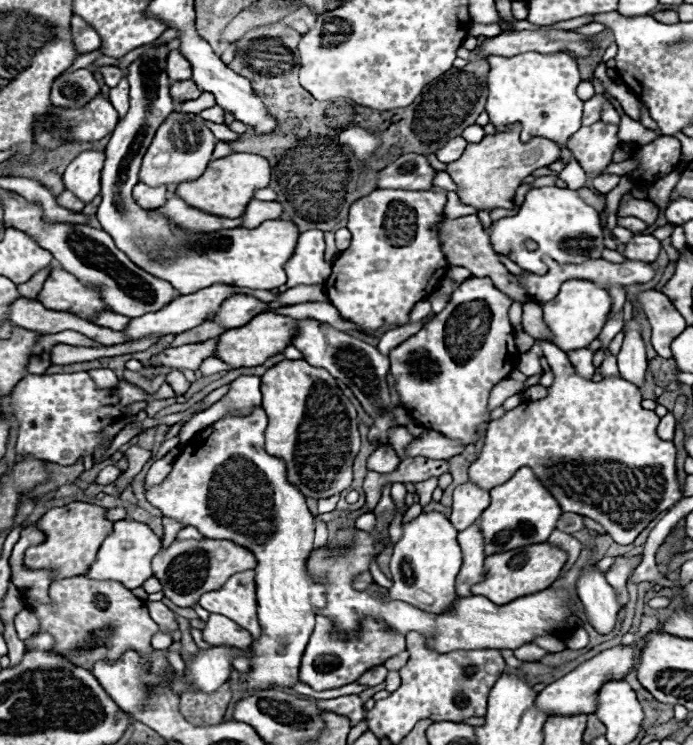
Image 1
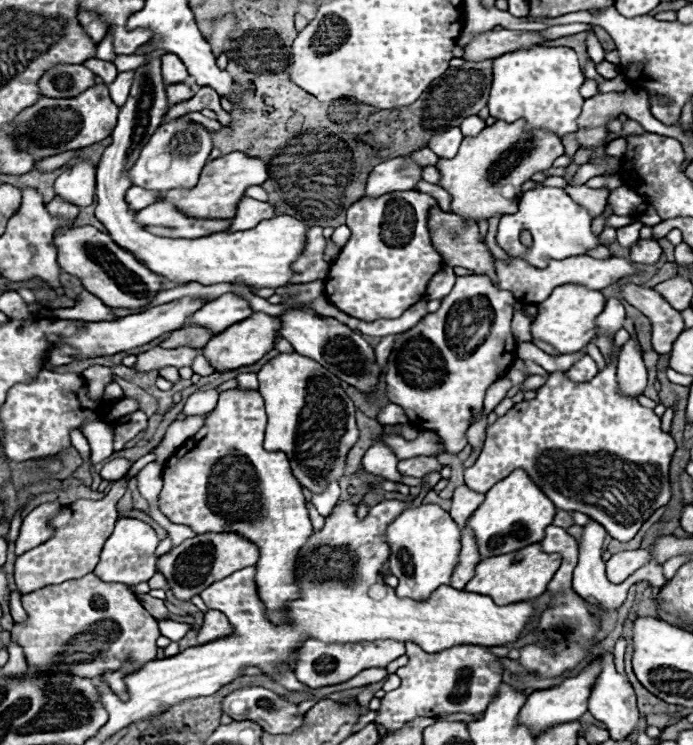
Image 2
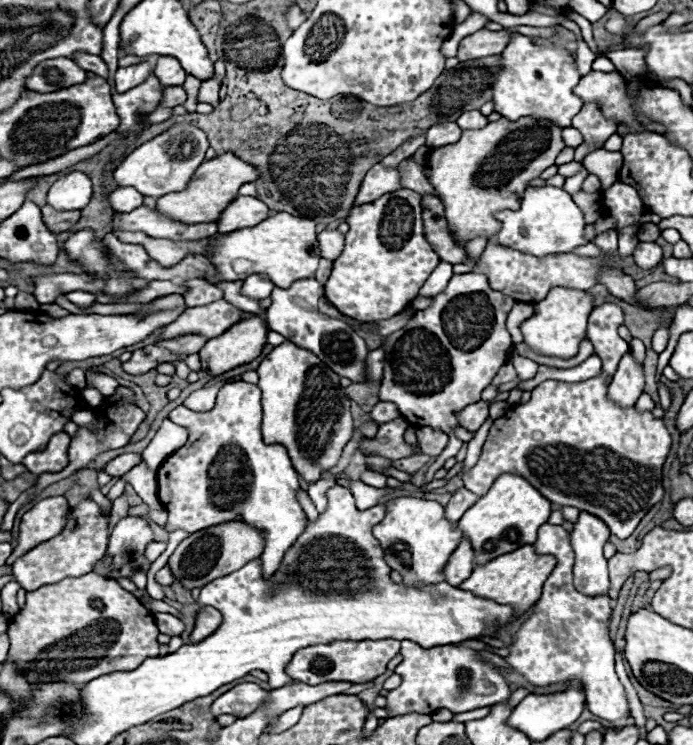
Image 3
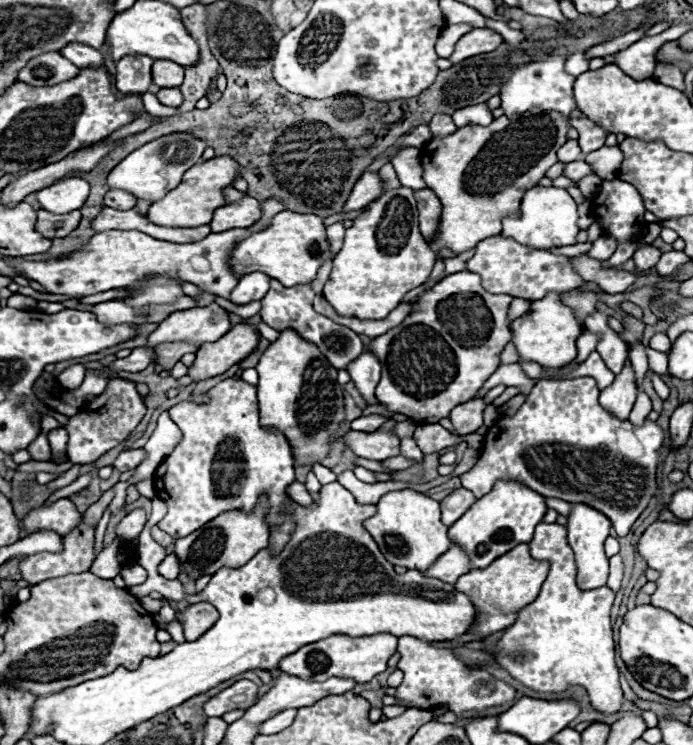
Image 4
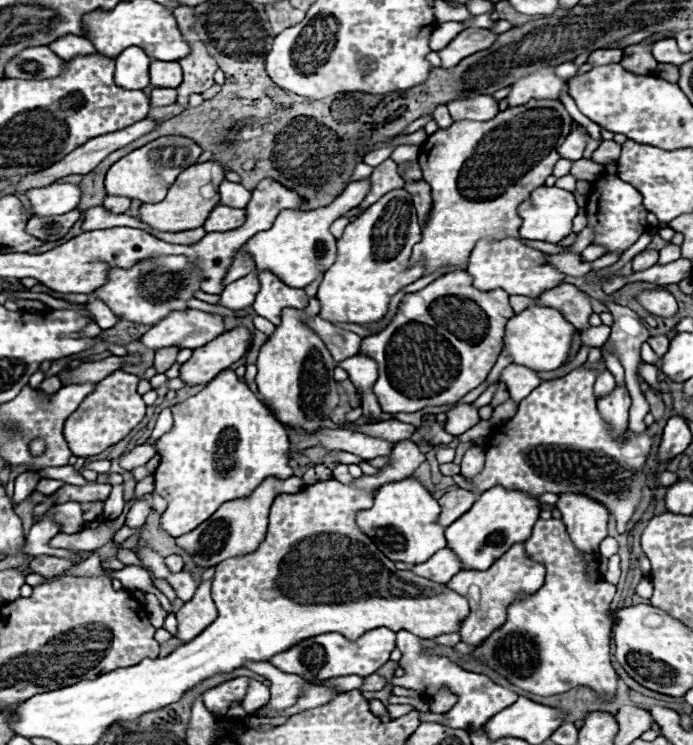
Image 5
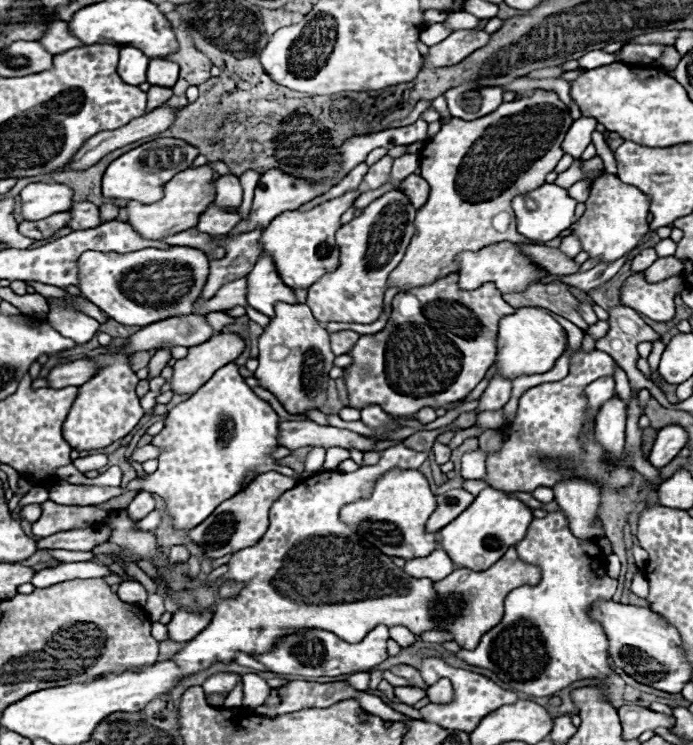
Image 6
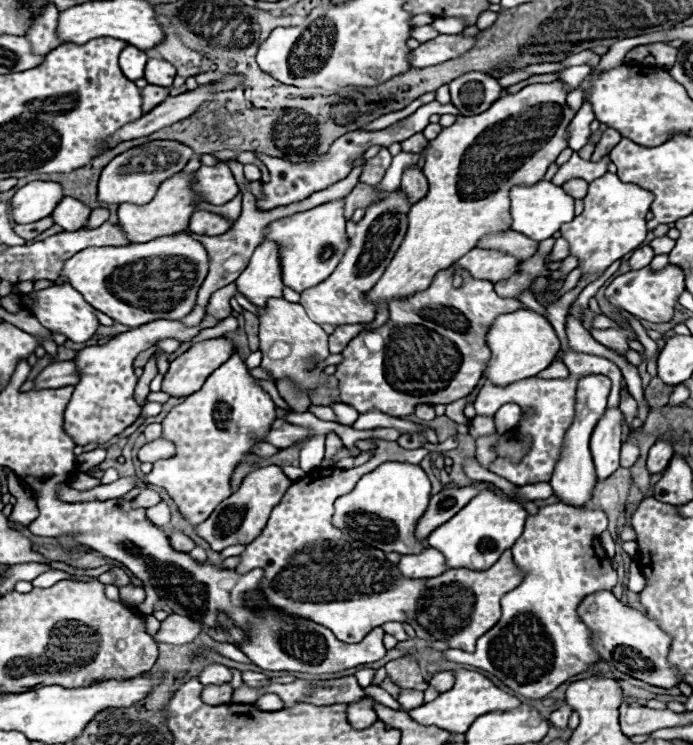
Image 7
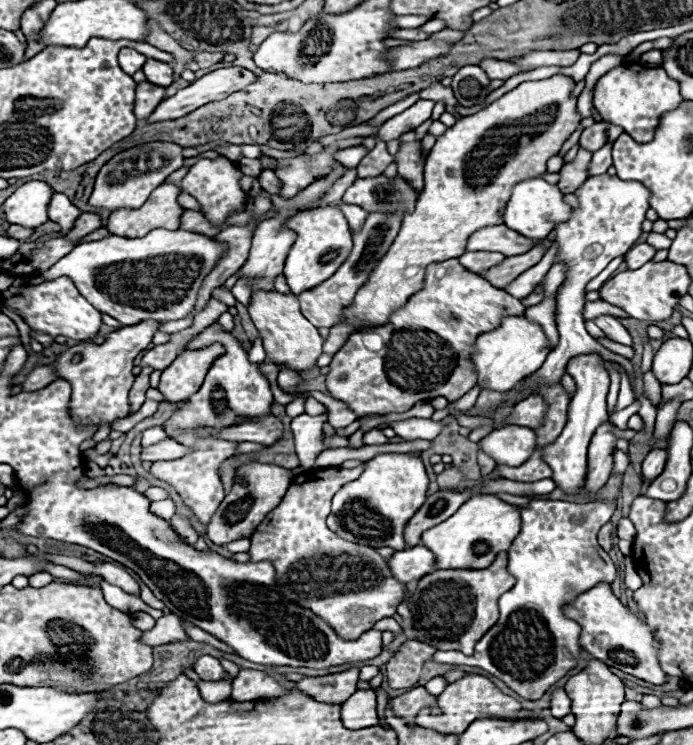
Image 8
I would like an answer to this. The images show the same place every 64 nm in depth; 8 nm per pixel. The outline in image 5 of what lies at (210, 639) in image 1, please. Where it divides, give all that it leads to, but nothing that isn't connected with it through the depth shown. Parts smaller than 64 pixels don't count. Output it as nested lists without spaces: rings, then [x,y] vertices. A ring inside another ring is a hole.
[[[210,580],[200,584],[196,596],[186,602],[180,610],[176,610],[178,618],[178,636],[182,642],[196,638],[204,628],[208,628],[218,616],[218,610],[210,598]]]

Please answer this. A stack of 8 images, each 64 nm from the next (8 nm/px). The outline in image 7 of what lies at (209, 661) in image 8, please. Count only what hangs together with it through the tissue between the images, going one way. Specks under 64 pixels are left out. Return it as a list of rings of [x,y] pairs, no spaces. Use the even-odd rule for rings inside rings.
[[[210,664],[204,668],[204,672],[200,674],[200,682],[204,686],[222,686],[222,684],[230,684],[232,682],[232,670],[220,664]]]

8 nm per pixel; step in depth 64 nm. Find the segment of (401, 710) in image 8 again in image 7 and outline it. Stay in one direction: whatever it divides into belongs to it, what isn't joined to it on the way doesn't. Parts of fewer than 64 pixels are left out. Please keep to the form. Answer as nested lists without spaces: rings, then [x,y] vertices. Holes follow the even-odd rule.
[[[400,688],[400,692],[398,692],[398,702],[404,706],[406,712],[422,706],[422,698],[424,698],[424,692],[422,690],[406,690],[406,688]]]

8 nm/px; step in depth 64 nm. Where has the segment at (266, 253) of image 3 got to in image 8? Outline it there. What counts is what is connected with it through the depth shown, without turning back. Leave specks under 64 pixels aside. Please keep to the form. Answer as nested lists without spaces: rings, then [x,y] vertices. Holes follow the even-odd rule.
[[[336,204],[318,206],[300,212],[294,218],[290,218],[284,224],[284,228],[296,232],[296,240],[288,250],[286,264],[284,264],[284,278],[294,294],[310,290],[322,284],[324,280],[328,280],[344,264],[344,258],[348,258],[352,250],[352,234],[348,222]]]

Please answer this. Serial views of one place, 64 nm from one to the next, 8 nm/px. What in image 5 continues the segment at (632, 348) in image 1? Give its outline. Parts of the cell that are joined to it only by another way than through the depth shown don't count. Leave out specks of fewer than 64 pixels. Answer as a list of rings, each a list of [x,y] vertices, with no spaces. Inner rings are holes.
[[[614,388],[608,396],[598,400],[598,410],[604,414],[602,418],[612,424],[612,432],[616,438],[624,436],[624,428],[628,426],[628,410],[630,410],[632,398],[626,388]]]

